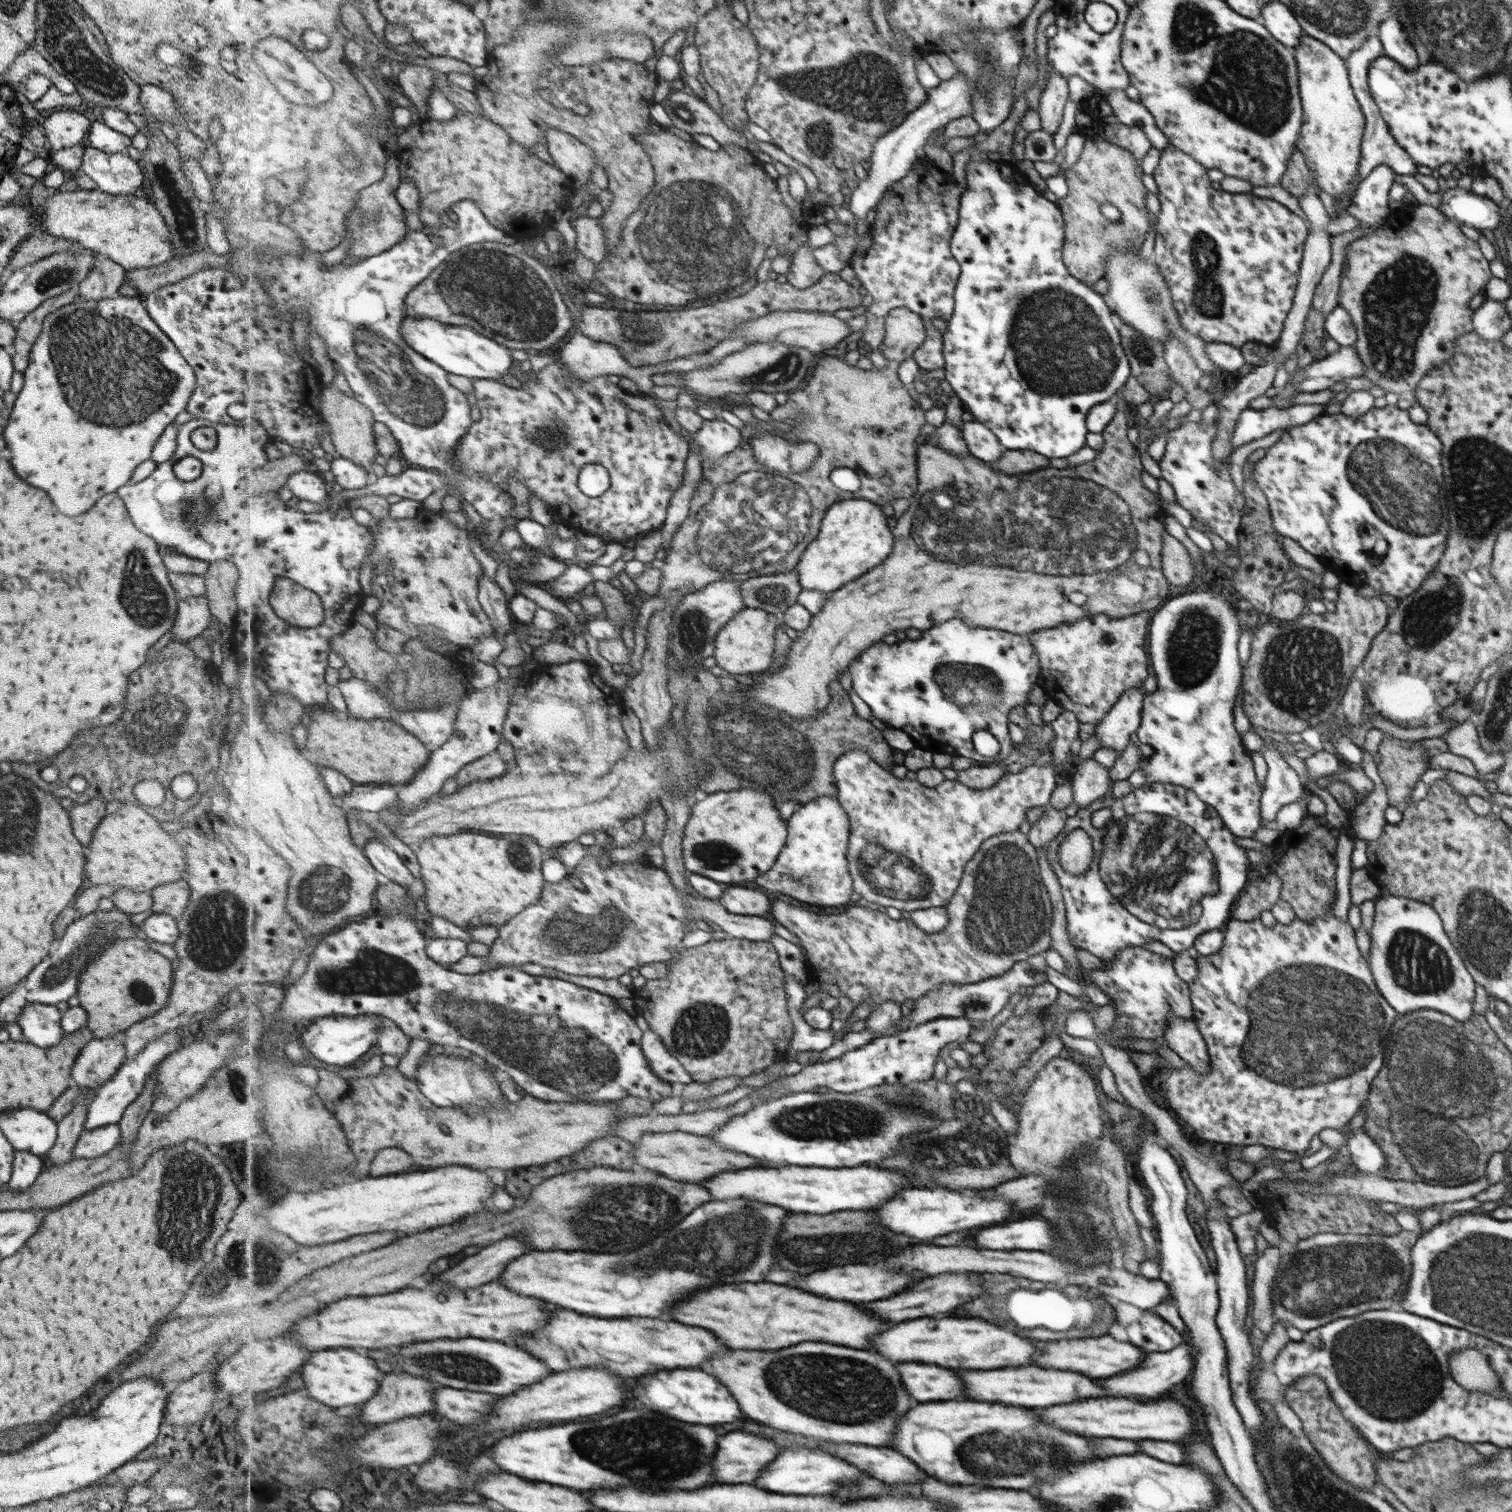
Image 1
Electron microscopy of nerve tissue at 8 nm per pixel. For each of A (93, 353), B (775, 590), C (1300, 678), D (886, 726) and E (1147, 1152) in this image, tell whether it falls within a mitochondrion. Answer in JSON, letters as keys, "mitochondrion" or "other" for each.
{"A":"mitochondrion","B":"mitochondrion","C":"mitochondrion","D":"other","E":"other"}

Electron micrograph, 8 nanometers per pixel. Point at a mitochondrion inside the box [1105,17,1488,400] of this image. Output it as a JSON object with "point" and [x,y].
{"point":[1396,305]}

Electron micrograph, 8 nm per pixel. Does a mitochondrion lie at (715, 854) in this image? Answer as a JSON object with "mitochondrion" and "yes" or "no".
{"mitochondrion":"yes"}

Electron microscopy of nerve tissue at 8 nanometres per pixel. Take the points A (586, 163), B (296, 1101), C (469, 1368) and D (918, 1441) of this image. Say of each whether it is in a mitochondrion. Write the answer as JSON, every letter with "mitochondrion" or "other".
{"A":"other","B":"other","C":"mitochondrion","D":"other"}

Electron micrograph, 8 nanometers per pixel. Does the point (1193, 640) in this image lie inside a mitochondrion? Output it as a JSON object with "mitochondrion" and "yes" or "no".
{"mitochondrion":"yes"}

